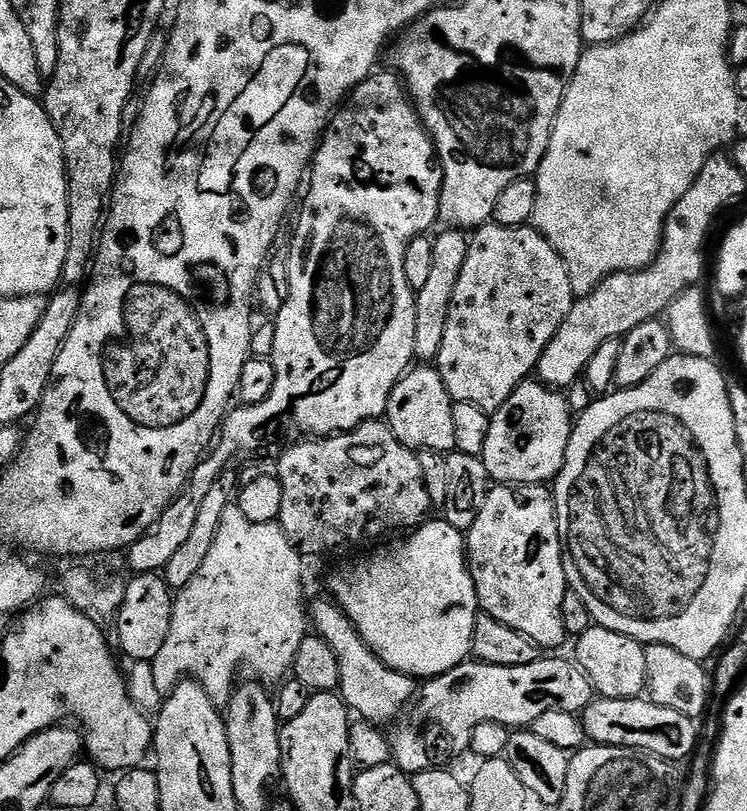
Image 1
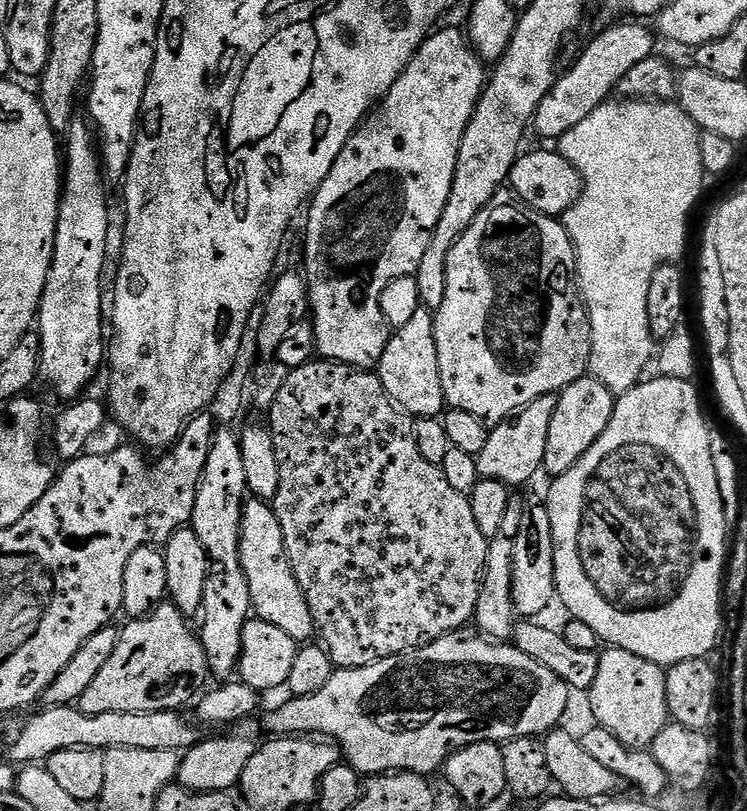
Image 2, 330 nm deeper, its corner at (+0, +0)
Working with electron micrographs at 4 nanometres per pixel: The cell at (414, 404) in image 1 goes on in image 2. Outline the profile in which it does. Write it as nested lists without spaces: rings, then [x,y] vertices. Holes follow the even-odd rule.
[[[421,306],[406,326],[395,329],[378,365],[378,375],[386,394],[401,412],[413,418],[436,418],[445,411],[442,370],[438,370],[438,346],[434,342],[434,316]]]

